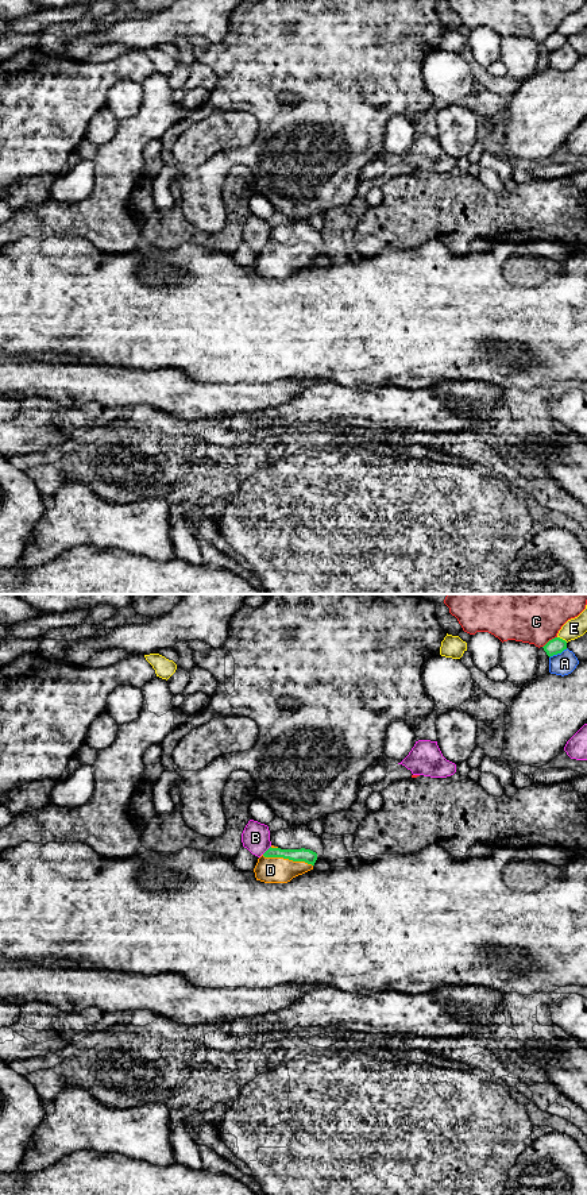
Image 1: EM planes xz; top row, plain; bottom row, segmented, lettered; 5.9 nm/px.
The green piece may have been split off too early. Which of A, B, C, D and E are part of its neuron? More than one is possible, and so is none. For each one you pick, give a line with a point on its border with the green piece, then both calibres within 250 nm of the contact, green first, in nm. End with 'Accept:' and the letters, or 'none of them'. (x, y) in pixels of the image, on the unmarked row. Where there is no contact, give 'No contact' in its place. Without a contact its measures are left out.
D: Touches green at xz (288, 253). Thickness 80 nm (green) against 160 nm
Accept: D

